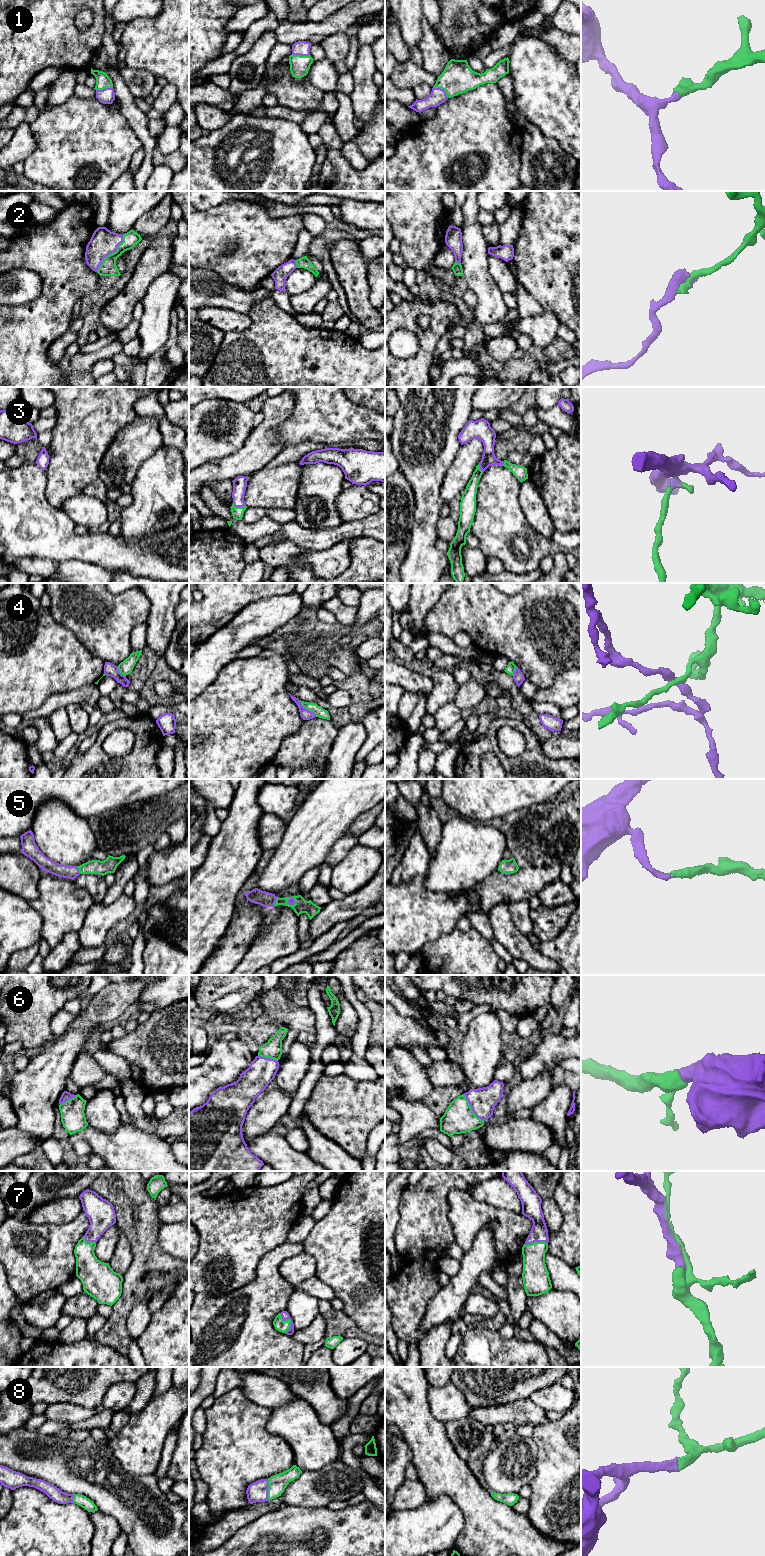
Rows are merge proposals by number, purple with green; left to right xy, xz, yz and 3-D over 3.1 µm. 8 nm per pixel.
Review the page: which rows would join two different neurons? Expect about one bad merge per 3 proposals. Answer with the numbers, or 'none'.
4

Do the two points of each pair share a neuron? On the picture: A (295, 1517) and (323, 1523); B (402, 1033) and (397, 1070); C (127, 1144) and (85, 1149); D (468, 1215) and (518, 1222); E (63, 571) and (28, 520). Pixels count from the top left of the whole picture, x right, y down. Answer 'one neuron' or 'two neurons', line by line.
A: one neuron
B: two neurons
C: two neurons
D: one neuron
E: two neurons

